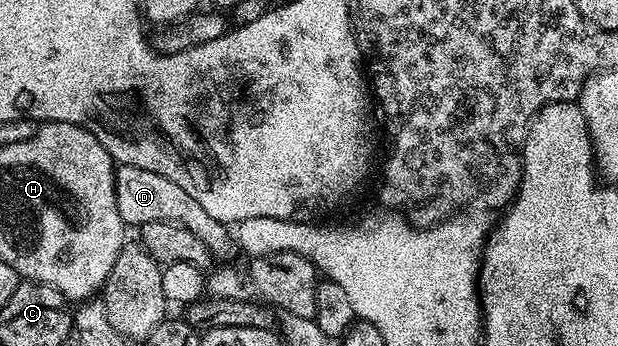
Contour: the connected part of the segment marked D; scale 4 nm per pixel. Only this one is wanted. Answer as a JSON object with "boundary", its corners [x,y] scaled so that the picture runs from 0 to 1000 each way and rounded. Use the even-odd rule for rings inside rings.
{"boundary":[[[193,480],[186,494],[186,564],[189,566],[189,613],[196,613],[196,636],[199,650],[207,659],[228,659],[243,642],[285,642],[288,653],[306,659],[306,671],[312,671],[312,682],[319,682],[325,694],[325,705],[332,705],[332,717],[338,717],[343,749],[367,751],[374,731],[382,731],[383,711],[377,697],[377,676],[371,668],[369,645],[358,636],[345,636],[345,624],[338,624],[338,613],[332,613],[332,601],[325,601],[325,590],[319,590],[319,578],[312,578],[312,566],[306,566],[306,555],[298,555],[288,532],[280,532],[280,520],[267,520],[267,509],[254,509],[254,497],[235,497],[235,486],[215,486],[214,480]]]}

